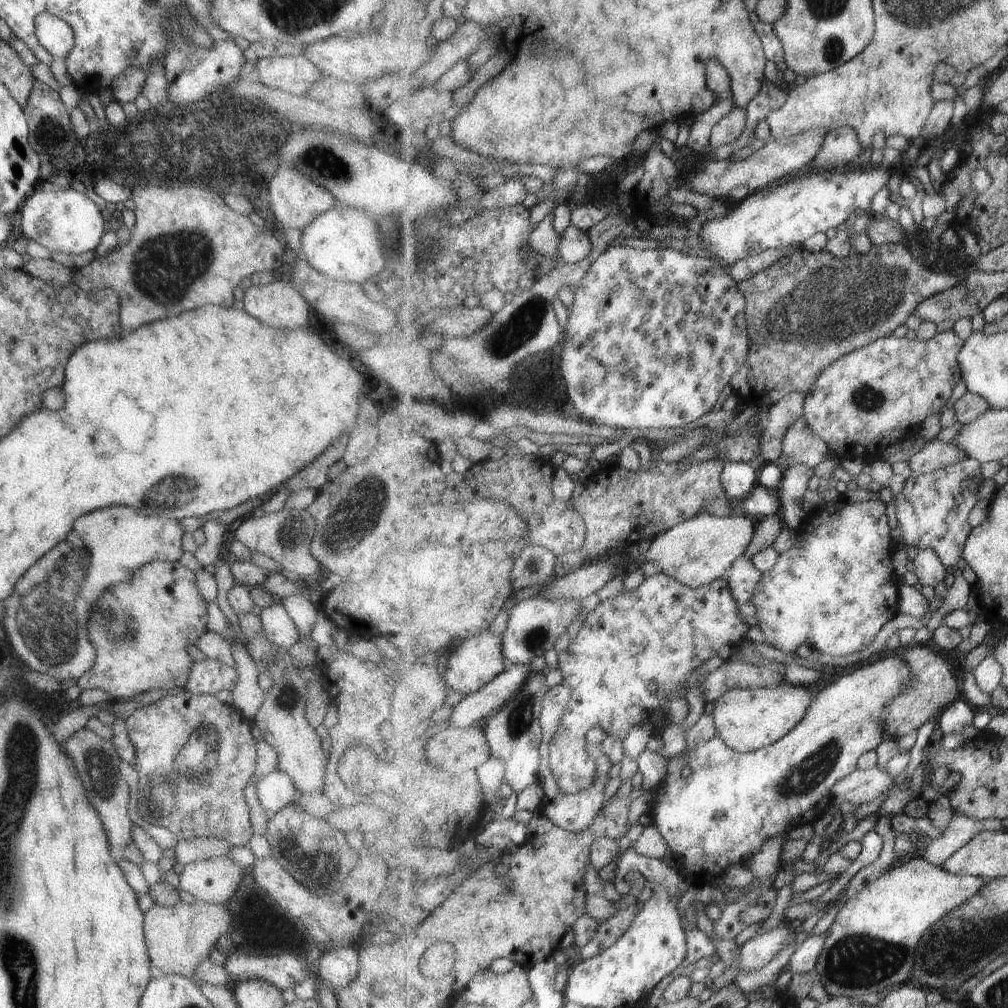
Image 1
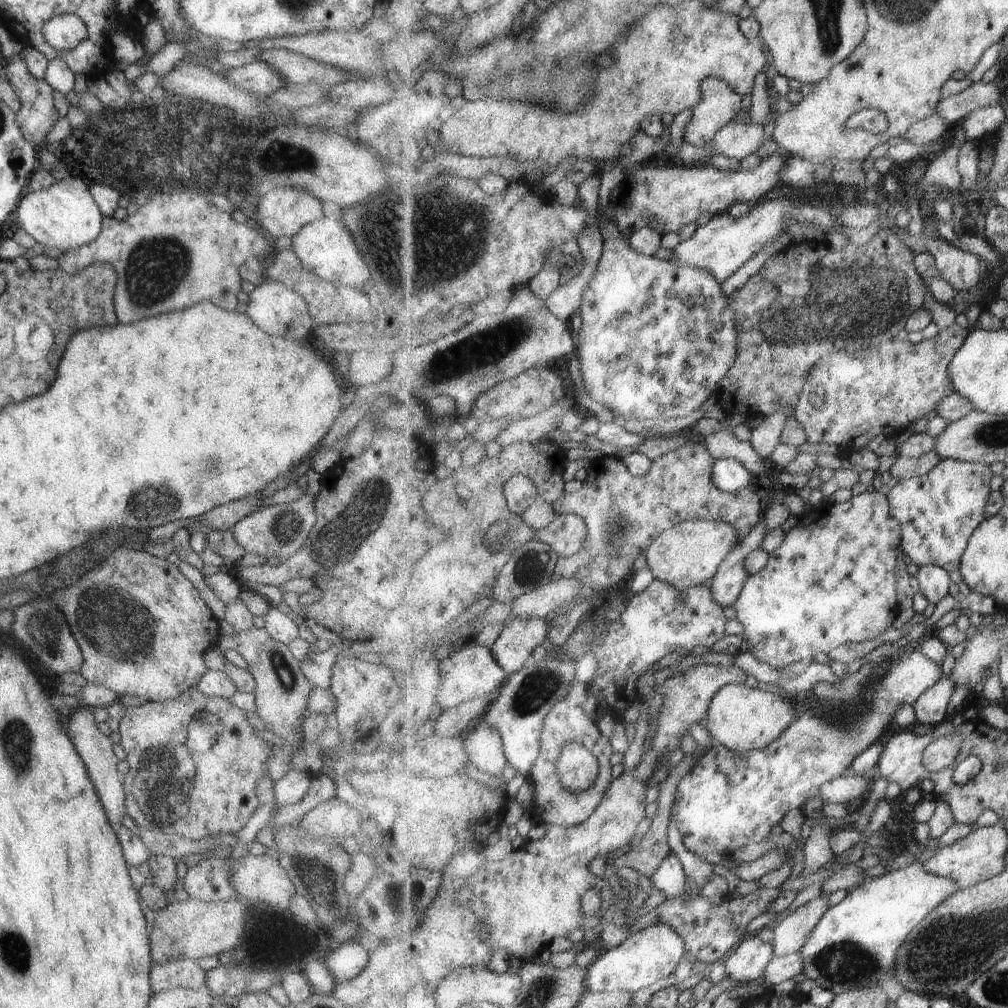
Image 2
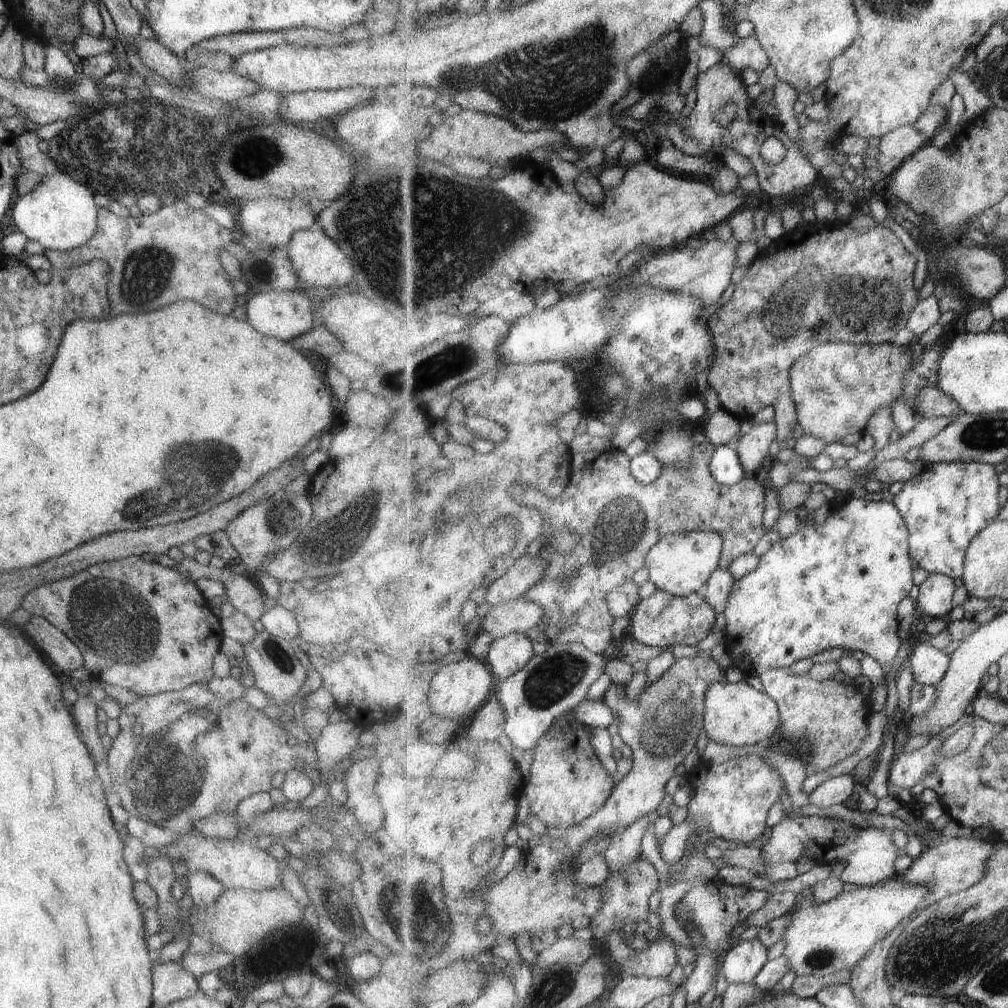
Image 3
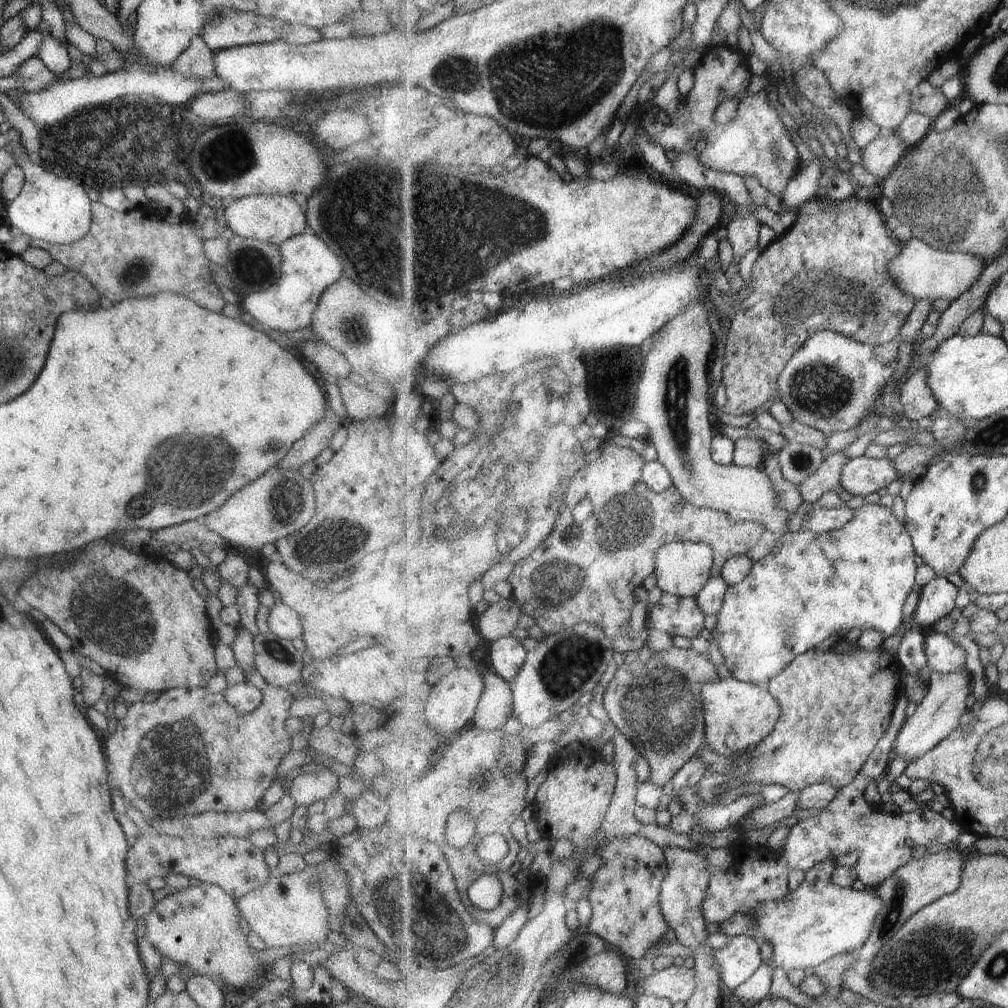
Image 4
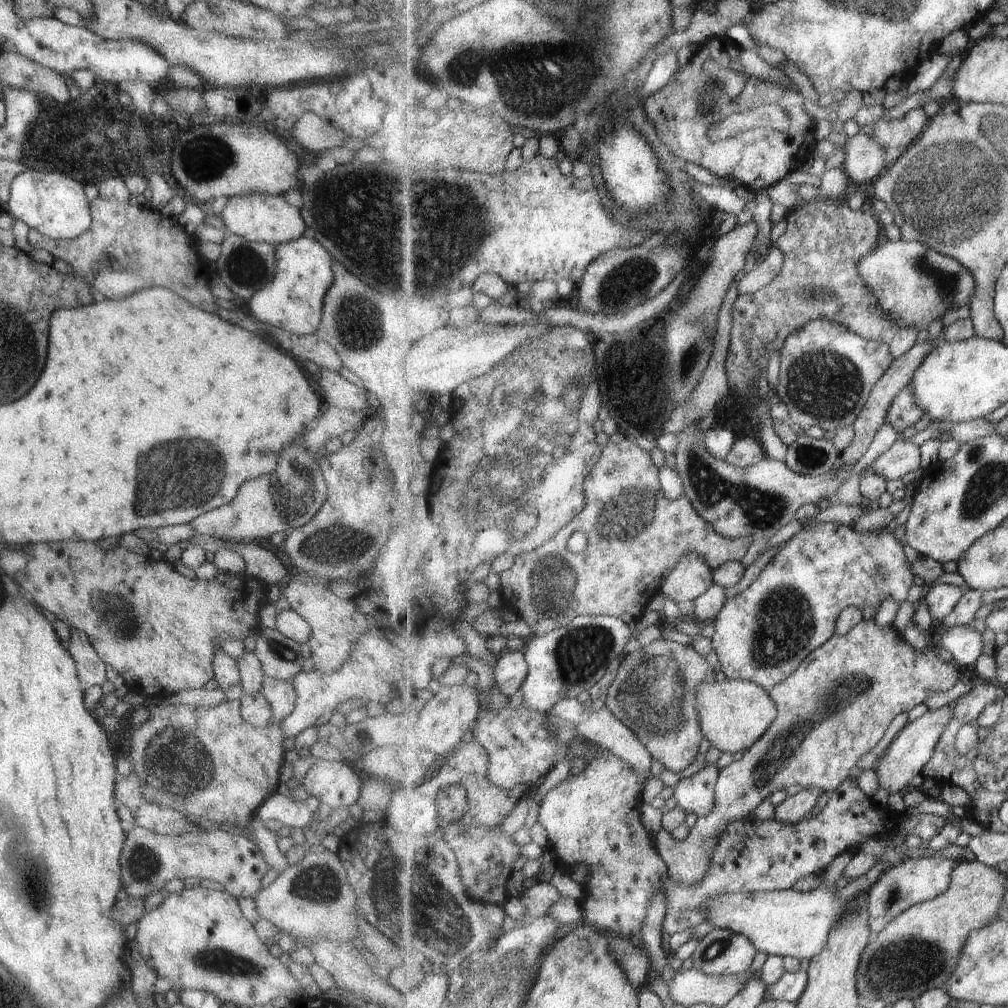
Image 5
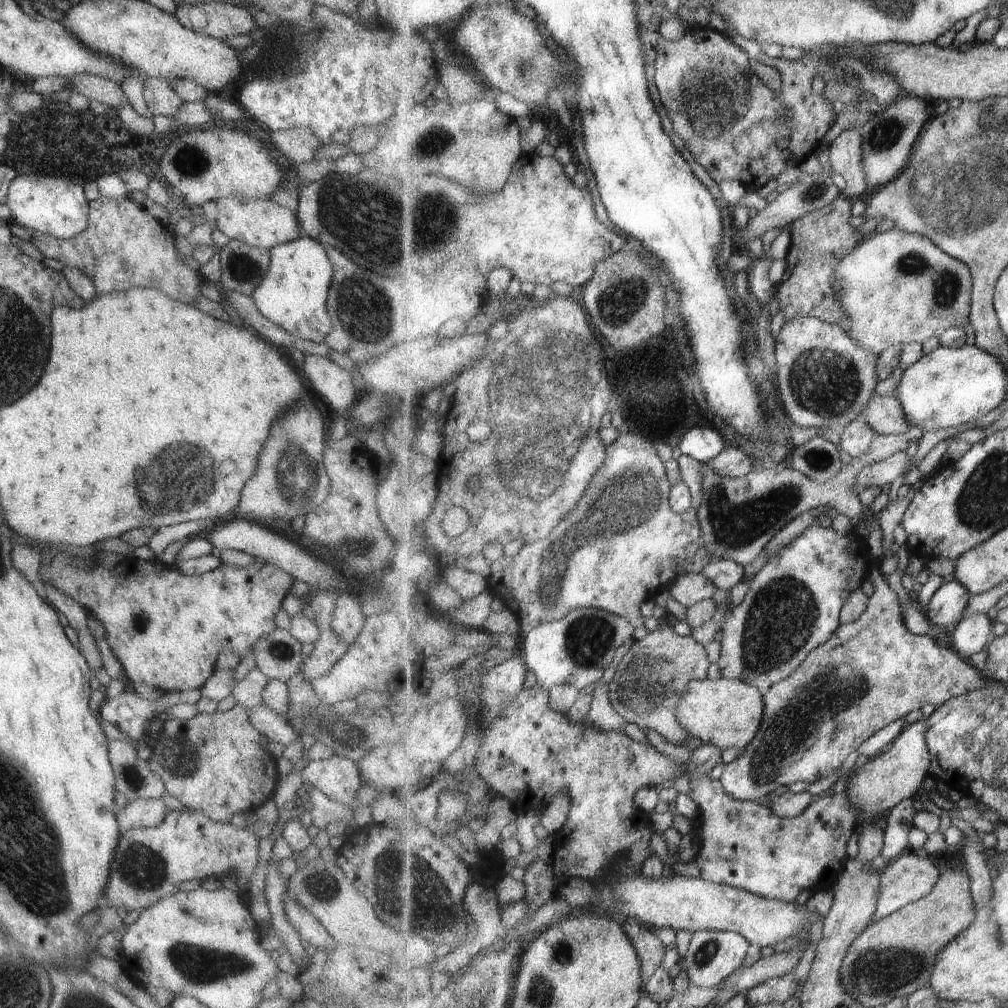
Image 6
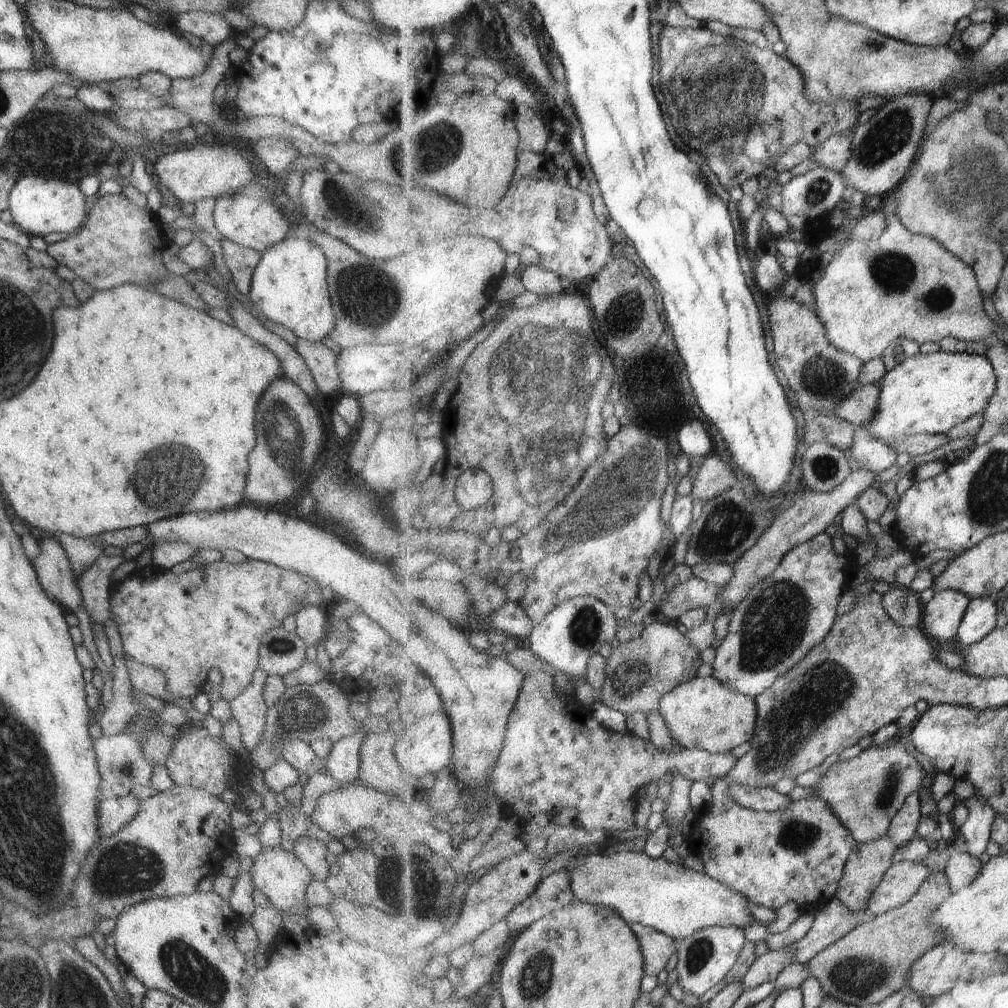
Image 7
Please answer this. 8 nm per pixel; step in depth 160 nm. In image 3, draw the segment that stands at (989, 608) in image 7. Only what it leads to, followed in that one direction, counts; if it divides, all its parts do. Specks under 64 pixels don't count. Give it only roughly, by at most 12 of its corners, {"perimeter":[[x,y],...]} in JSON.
{"perimeter":[[930,642],[910,649],[907,662],[915,681],[935,687],[950,660]]}

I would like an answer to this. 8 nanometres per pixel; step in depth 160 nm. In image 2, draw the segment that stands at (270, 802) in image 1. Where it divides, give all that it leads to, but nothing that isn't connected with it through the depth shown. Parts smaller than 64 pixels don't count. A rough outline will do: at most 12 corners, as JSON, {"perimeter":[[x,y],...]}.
{"perimeter":[[290,768],[273,780],[275,804],[293,805],[309,788],[310,775]]}

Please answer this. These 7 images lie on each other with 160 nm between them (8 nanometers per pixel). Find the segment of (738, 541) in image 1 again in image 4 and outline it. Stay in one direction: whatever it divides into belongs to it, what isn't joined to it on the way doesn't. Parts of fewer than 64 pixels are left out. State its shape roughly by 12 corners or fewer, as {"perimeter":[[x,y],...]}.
{"perimeter":[[673,541],[656,556],[657,586],[697,598],[712,577],[715,550]]}

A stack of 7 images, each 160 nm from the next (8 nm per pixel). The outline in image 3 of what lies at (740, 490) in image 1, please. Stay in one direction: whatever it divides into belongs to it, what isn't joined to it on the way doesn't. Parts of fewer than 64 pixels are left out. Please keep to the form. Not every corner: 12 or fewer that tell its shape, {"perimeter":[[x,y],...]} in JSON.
{"perimeter":[[733,444],[716,447],[710,470],[736,485],[747,474]]}

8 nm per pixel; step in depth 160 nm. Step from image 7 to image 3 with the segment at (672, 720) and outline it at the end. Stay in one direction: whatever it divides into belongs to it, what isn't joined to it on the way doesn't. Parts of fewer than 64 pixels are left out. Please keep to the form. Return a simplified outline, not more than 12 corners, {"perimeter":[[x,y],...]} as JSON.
{"perimeter":[[749,678],[709,685],[704,728],[722,745],[775,740],[780,706]]}

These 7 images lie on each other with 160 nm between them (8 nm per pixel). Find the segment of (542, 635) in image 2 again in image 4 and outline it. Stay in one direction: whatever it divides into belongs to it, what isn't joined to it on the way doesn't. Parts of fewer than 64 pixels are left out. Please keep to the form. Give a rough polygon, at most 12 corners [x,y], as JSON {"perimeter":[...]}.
{"perimeter":[[521,640],[487,645],[489,666],[513,683],[528,658]]}

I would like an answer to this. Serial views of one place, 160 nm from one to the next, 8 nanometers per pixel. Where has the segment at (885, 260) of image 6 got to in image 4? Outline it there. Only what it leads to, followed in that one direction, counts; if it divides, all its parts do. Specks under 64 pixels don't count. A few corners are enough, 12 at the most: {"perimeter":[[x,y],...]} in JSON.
{"perimeter":[[915,236],[888,273],[931,304],[956,301],[980,280],[985,260],[942,251]]}

